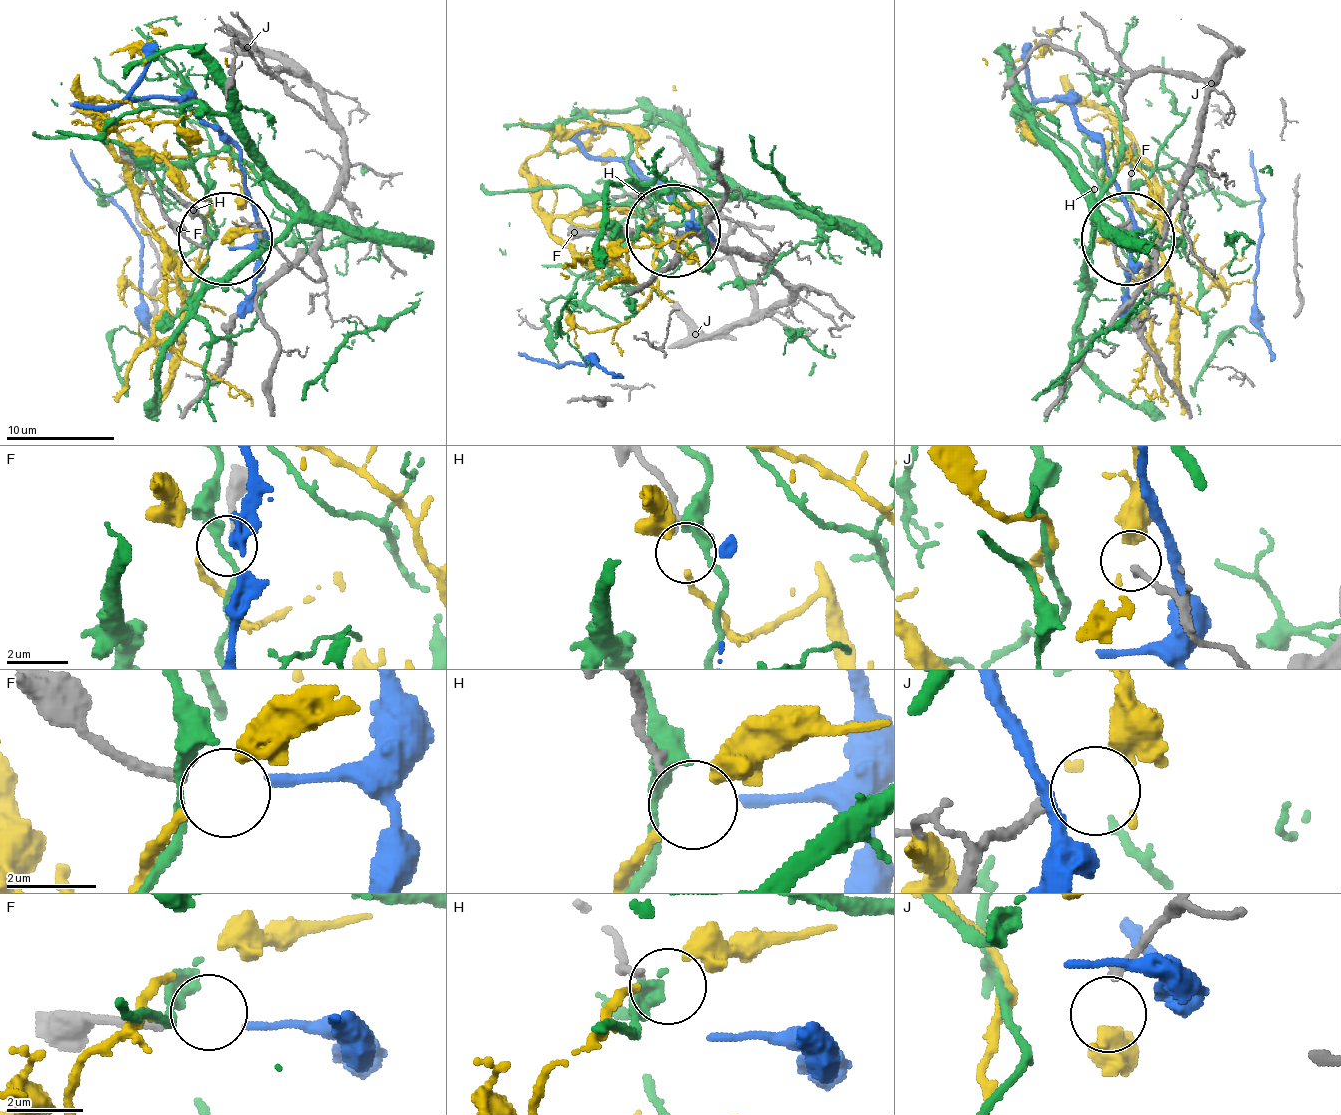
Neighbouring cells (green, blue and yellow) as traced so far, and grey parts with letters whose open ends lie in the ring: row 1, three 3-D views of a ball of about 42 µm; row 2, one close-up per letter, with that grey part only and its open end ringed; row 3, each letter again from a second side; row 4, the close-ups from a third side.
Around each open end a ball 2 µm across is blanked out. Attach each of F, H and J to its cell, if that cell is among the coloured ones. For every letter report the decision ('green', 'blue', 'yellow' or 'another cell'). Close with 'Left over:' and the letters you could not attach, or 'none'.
F: blue
H: another cell
J: another cell
Left over: H, J

